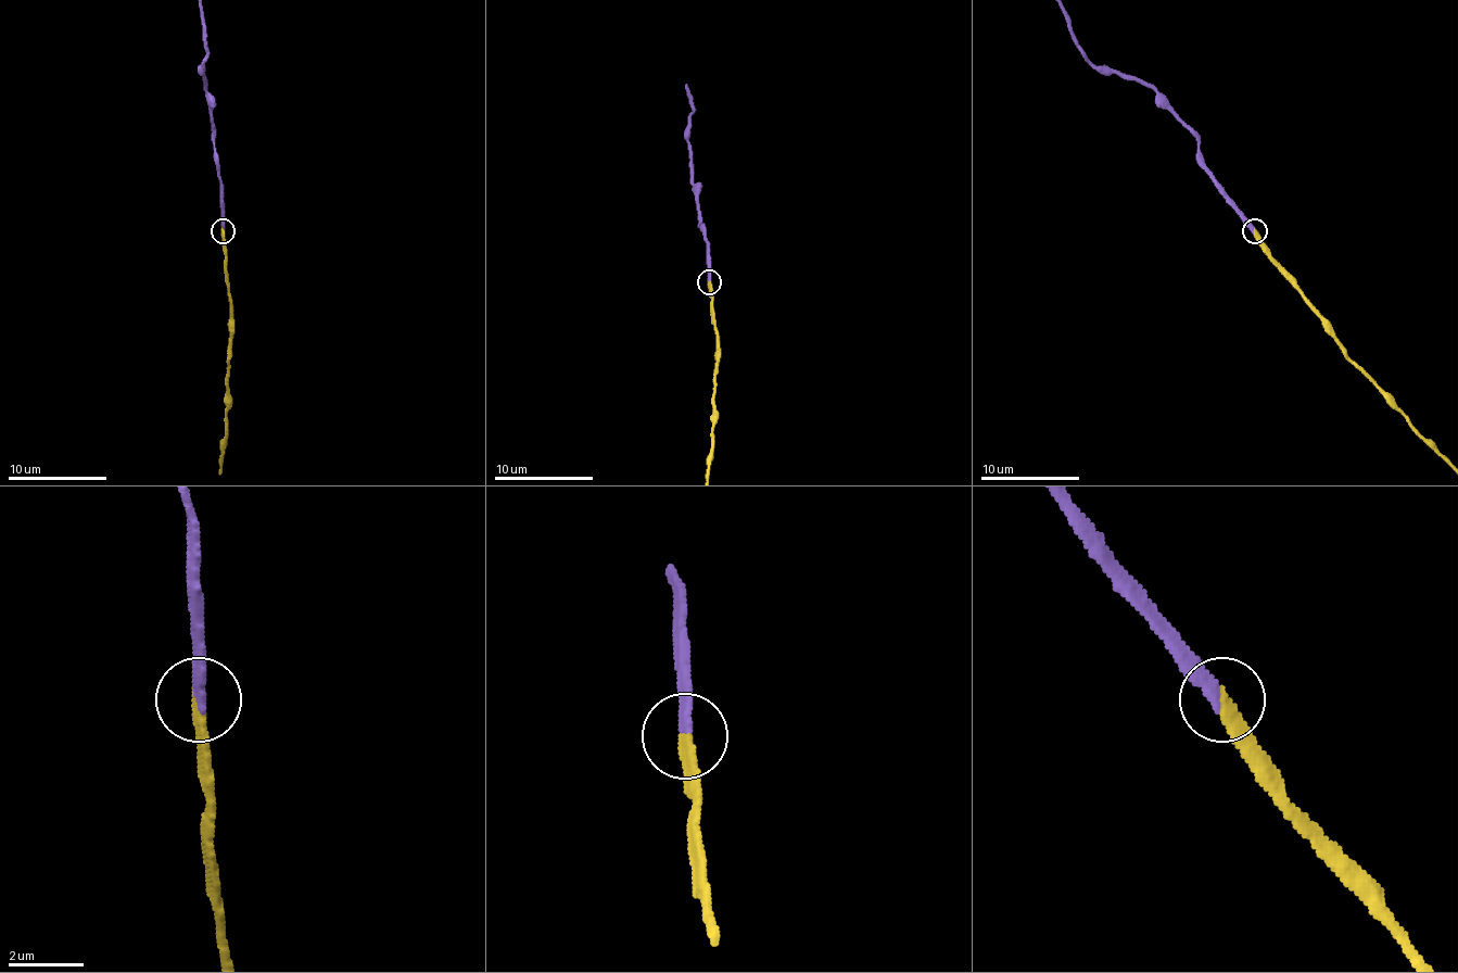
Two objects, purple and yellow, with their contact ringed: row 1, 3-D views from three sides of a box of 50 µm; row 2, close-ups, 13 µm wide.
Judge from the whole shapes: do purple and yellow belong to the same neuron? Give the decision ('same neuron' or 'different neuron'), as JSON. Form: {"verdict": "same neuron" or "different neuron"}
{"verdict": "same neuron"}

